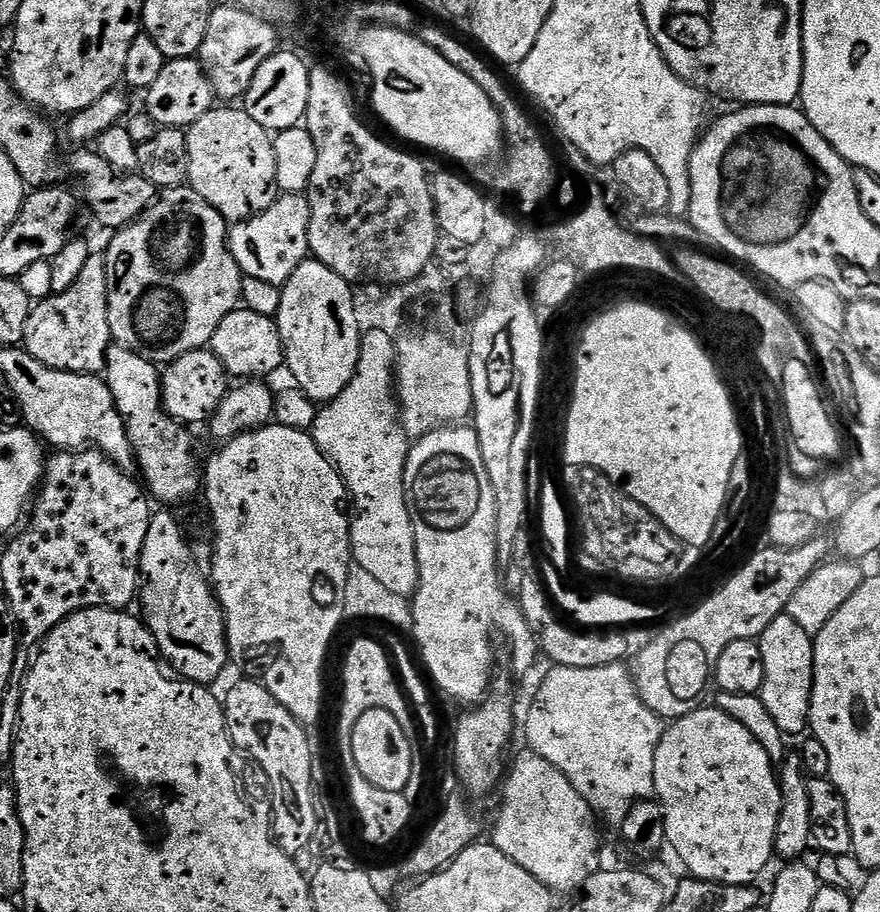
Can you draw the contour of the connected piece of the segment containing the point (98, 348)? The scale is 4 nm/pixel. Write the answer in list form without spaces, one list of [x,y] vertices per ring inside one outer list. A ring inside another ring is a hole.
[[[94,254],[82,274],[78,274],[74,286],[46,297],[33,307],[23,347],[48,368],[100,374],[105,371],[112,343],[108,321],[108,261],[103,255]]]

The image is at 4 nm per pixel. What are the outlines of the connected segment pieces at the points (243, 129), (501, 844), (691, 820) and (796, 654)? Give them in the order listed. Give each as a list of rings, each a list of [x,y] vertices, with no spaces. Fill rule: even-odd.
[[[214,106],[198,122],[187,129],[188,153],[190,154],[190,166],[188,167],[187,183],[218,214],[222,214],[225,220],[235,222],[248,220],[259,212],[265,212],[275,202],[278,189],[276,187],[276,159],[274,158],[273,137],[250,114],[240,106]]]
[[[525,751],[525,756],[520,756],[516,761],[511,761],[506,772],[506,783],[503,785],[504,805],[500,808],[500,817],[496,820],[496,829],[490,836],[491,843],[495,844],[506,858],[518,862],[522,870],[534,874],[538,882],[542,882],[553,893],[575,893],[596,872],[601,871],[600,864],[600,836],[596,833],[597,817],[592,807],[570,786],[570,778],[558,770],[546,758],[536,755],[535,752]]]
[[[697,706],[690,714],[686,714],[680,720],[673,720],[665,727],[664,736],[658,742],[658,750],[654,754],[654,793],[655,799],[664,808],[664,821],[666,822],[666,844],[669,849],[676,851],[676,856],[689,868],[691,875],[698,880],[709,880],[715,884],[752,884],[755,876],[760,876],[768,868],[768,863],[774,860],[776,847],[774,846],[774,834],[778,830],[778,818],[780,817],[780,782],[777,769],[772,759],[762,750],[762,742],[742,726],[742,722],[734,722],[730,714],[722,709],[709,706]]]
[[[785,614],[774,618],[770,622],[770,626],[766,626],[766,630],[758,638],[758,643],[762,650],[762,663],[766,666],[766,678],[762,682],[758,694],[762,698],[766,710],[770,710],[774,722],[778,722],[778,726],[784,731],[785,737],[792,738],[808,728],[808,715],[812,701],[812,679],[814,678],[813,637],[808,636],[806,630],[802,630],[802,626],[798,626],[798,622],[794,622],[792,616]]]

